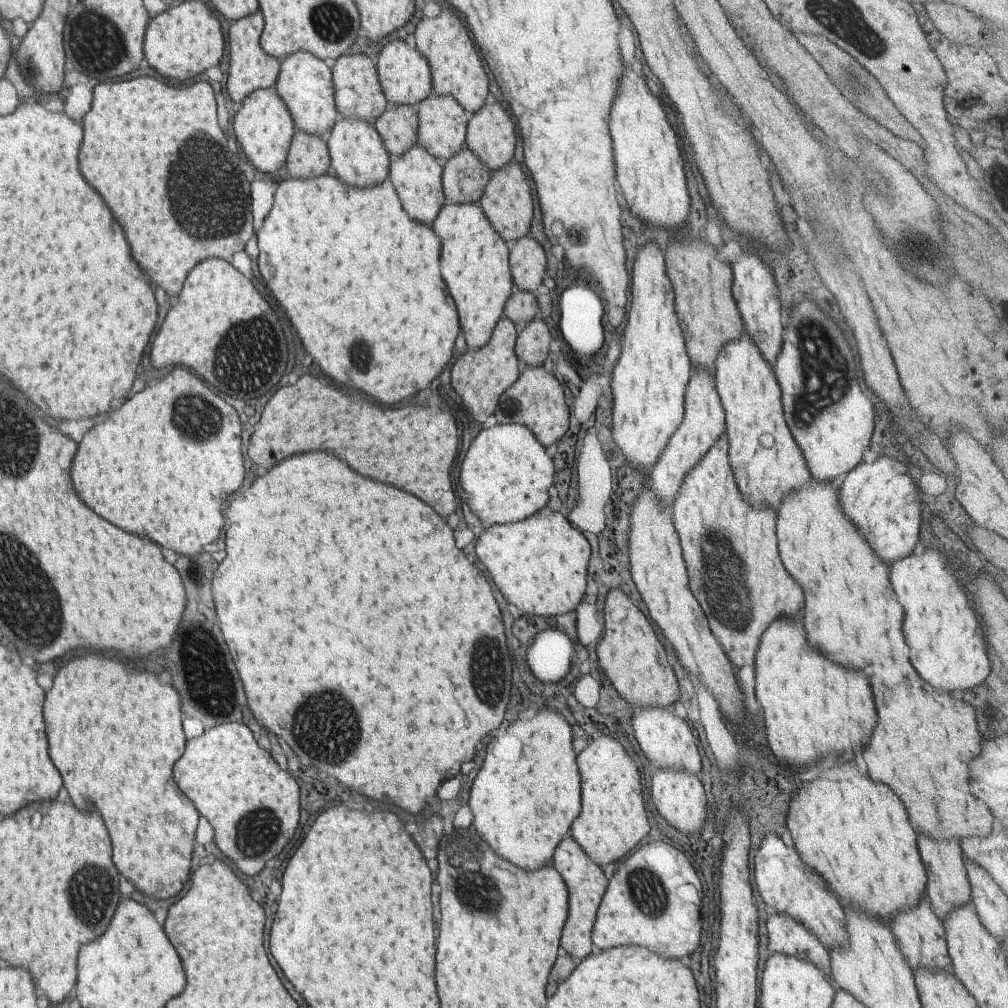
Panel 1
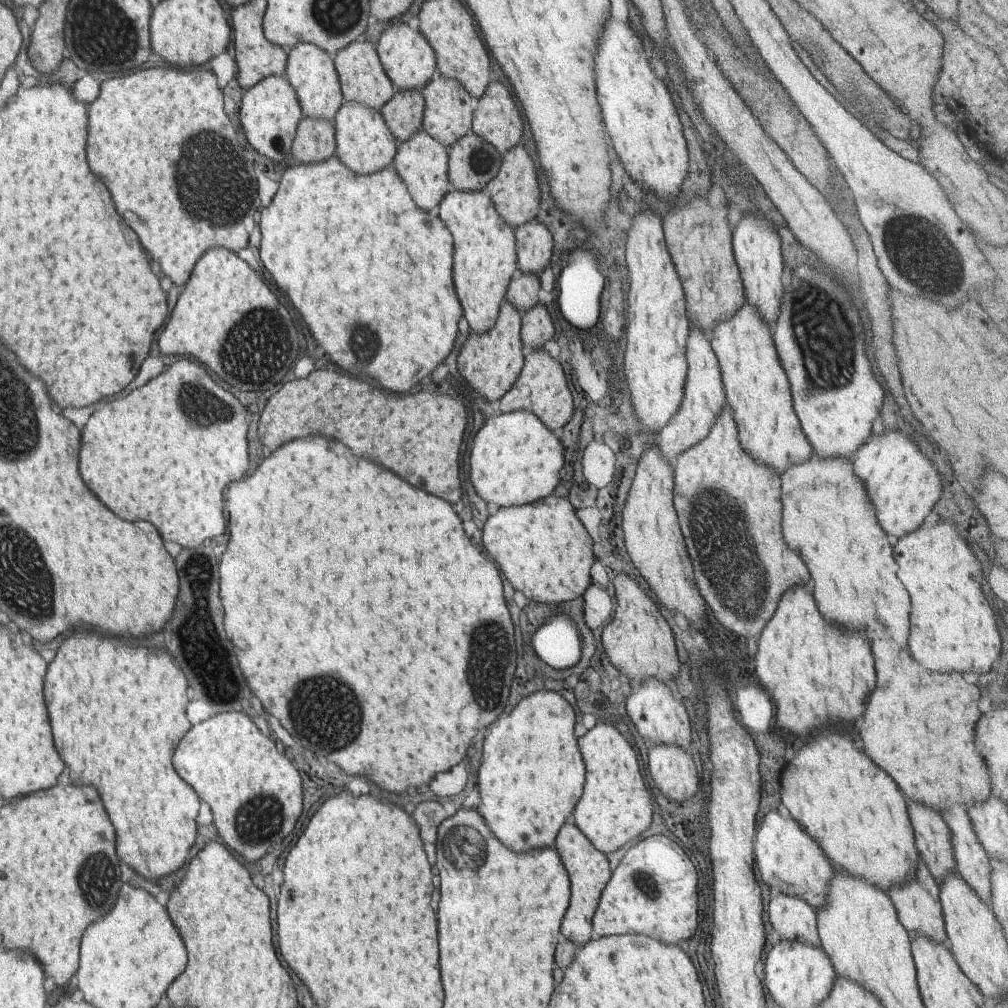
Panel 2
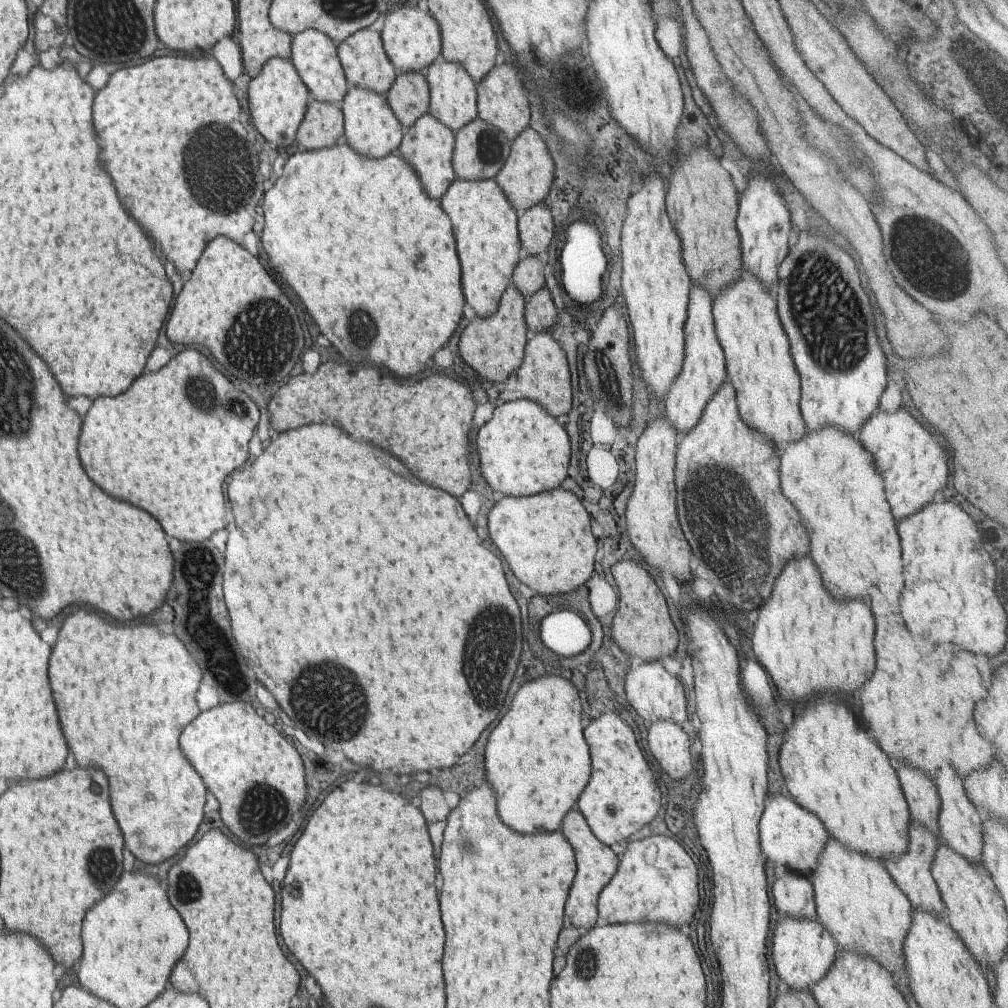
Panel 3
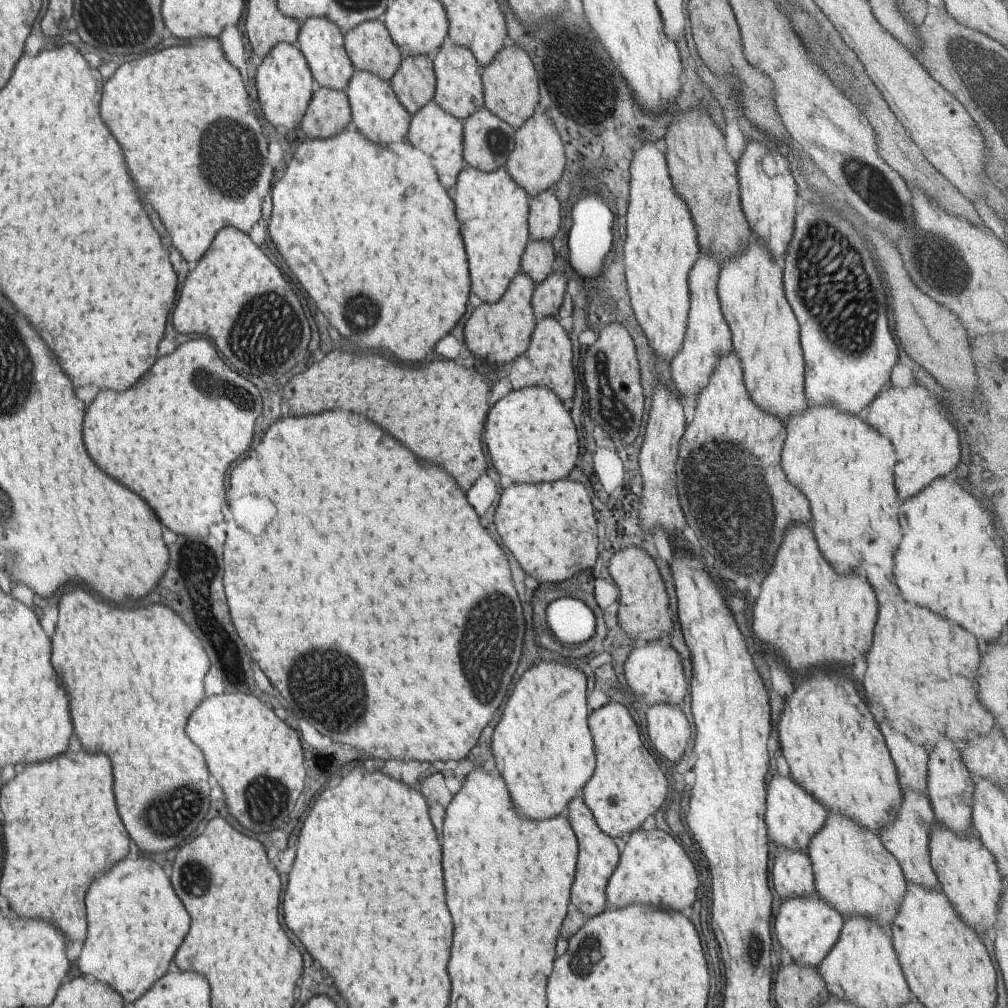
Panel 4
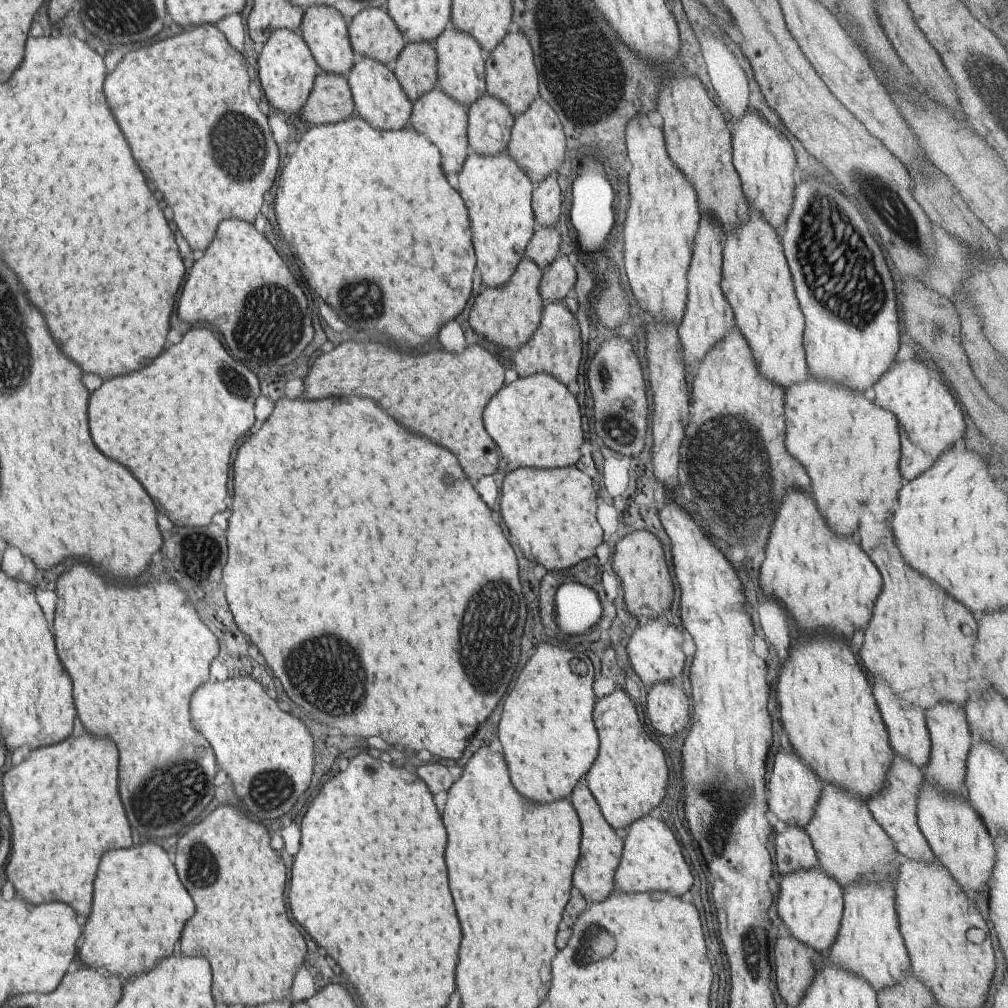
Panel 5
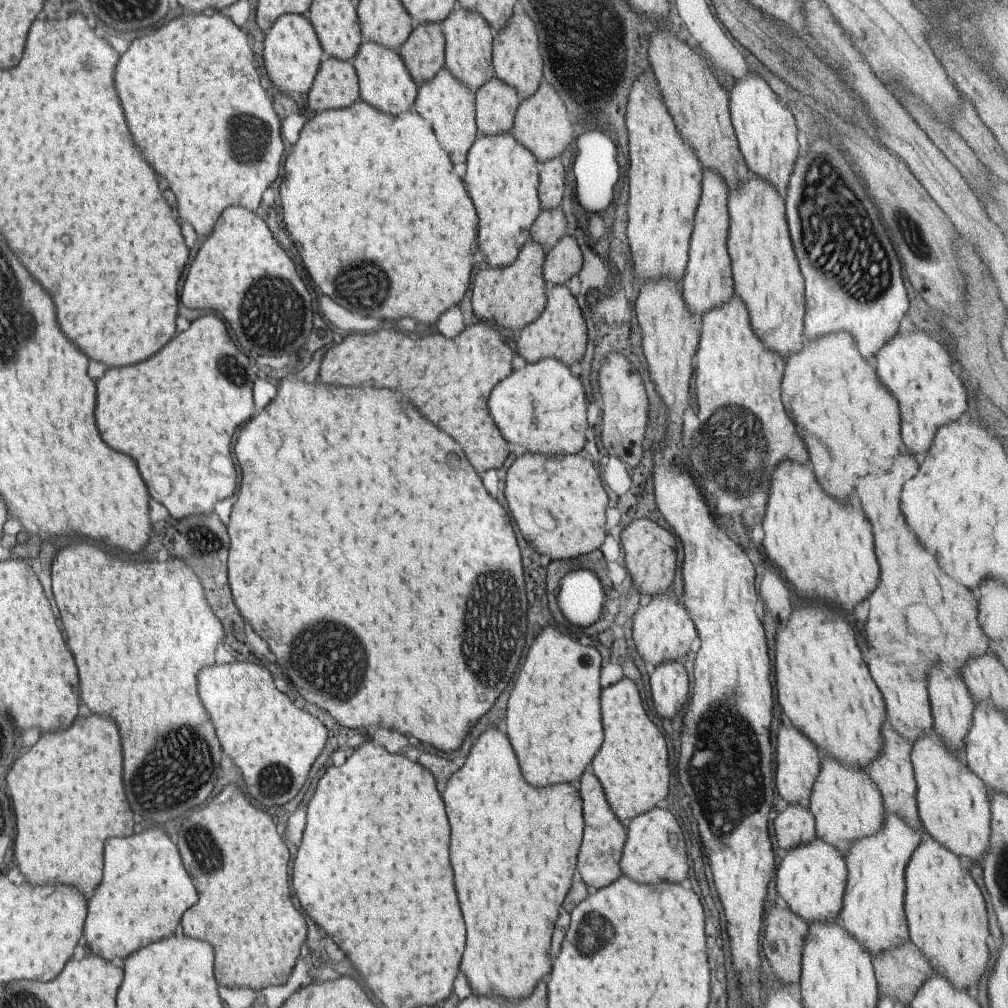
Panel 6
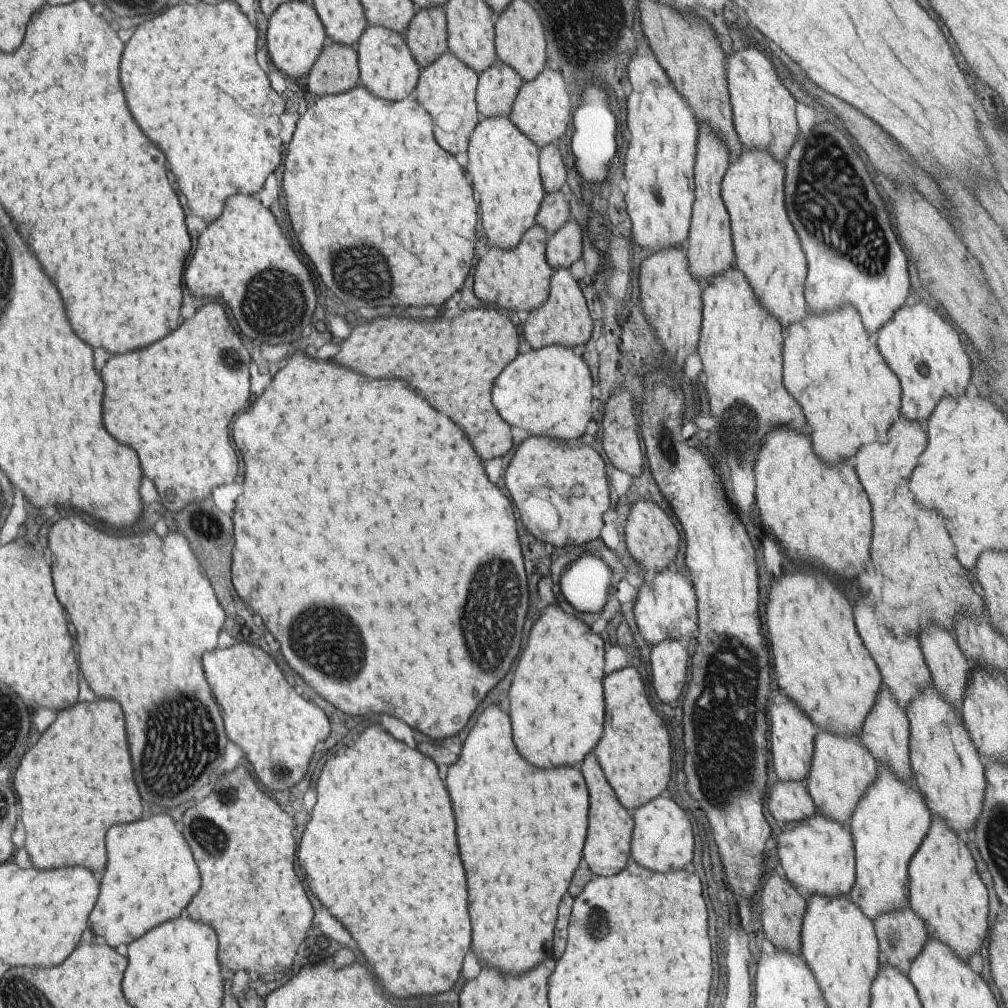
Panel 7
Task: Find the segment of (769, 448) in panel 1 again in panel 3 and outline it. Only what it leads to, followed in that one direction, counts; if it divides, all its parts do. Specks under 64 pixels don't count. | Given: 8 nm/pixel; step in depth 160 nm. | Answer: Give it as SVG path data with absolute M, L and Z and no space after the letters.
M744 271L740 279L713 299L712 314L716 336L725 354L727 378L736 393L740 418L744 424L748 425L748 428L758 431L772 441L781 453L787 444L803 439L808 428L799 405L800 377L791 355L788 337L785 335L778 316L776 295L770 294L770 291L757 277Z

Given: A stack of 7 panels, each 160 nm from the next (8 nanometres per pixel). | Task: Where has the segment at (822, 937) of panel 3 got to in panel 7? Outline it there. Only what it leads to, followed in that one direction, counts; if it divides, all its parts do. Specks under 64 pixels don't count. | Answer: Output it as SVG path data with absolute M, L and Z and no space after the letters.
M815 813L809 819L794 821L782 827L777 852L784 878L804 897L839 897L848 895L855 881L856 861L853 836L849 825Z

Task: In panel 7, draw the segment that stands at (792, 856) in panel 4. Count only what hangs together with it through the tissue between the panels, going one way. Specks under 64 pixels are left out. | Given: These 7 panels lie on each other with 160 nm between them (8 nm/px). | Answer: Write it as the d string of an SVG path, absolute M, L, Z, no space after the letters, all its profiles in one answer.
M798 781L776 782L768 793L768 808L781 827L809 819L816 813L805 782Z

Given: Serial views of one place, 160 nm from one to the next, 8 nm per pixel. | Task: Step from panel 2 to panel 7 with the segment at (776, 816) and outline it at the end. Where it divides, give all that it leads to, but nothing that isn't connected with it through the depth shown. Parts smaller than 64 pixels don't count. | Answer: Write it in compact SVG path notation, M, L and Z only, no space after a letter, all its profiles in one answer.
M782 692L776 696L776 700L770 706L770 718L772 718L770 742L772 743L772 760L776 776L784 782L804 782L811 769L815 738L819 731L817 726Z

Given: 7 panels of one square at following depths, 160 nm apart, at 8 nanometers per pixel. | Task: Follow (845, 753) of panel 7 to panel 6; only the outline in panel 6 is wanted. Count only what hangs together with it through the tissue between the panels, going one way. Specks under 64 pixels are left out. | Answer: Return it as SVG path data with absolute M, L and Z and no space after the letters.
M823 758L821 771L810 795L809 808L815 820L815 836L833 846L844 858L852 843L878 834L885 823L880 791L864 771L851 771L837 760Z

